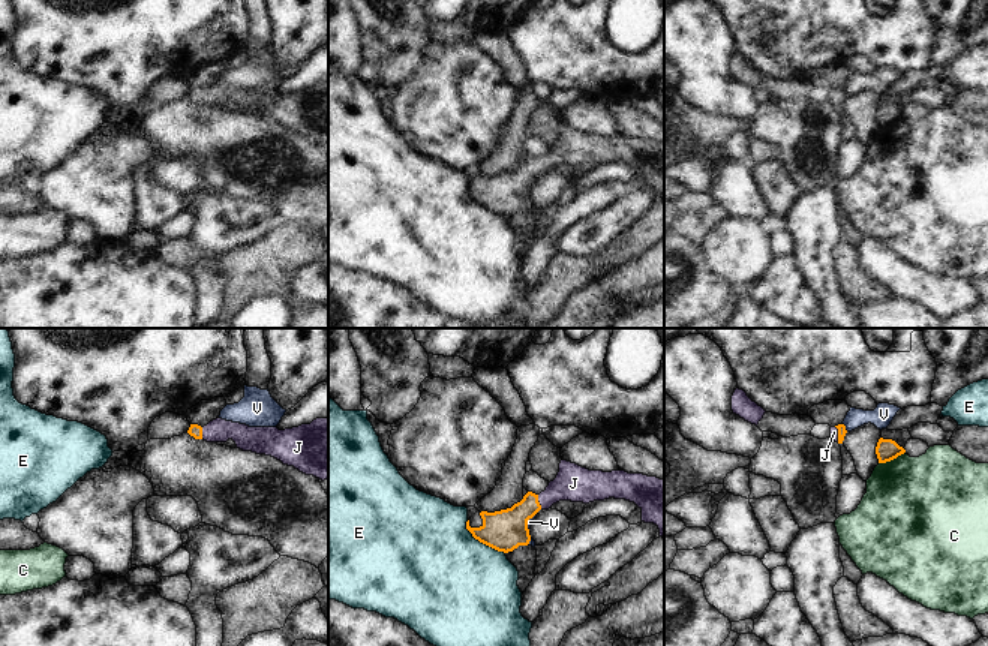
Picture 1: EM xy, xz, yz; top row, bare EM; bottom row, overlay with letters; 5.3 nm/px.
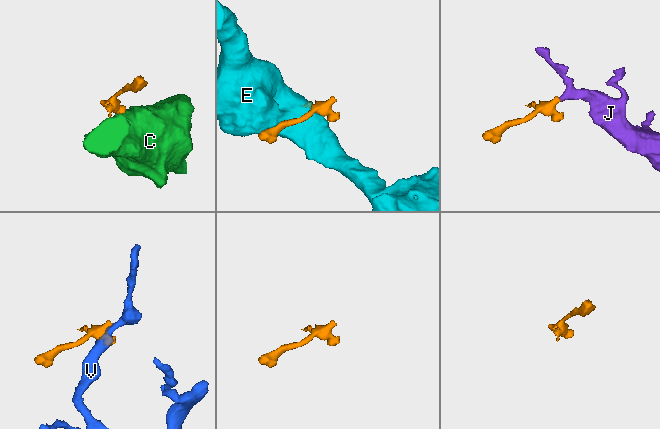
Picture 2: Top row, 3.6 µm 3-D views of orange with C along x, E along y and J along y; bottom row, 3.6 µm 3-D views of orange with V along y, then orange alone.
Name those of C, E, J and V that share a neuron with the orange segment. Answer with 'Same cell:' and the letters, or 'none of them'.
Same cell: J

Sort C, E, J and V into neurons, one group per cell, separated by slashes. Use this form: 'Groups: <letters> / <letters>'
Groups: C / E / J / V

